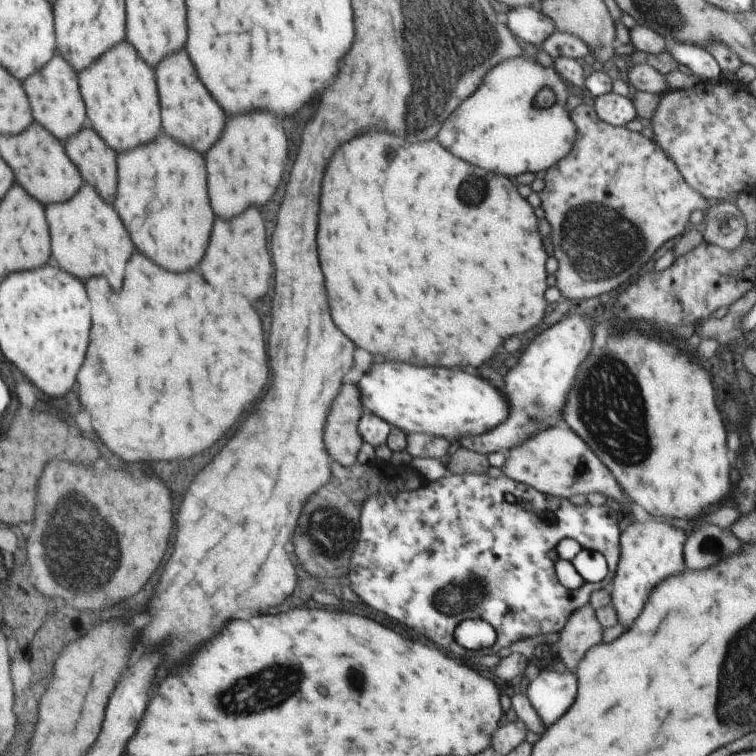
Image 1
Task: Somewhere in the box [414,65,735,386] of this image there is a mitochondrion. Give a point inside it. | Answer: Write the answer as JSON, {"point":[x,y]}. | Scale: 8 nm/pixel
{"point":[594,238]}

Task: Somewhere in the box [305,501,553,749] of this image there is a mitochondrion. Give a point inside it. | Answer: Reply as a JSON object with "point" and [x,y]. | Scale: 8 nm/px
{"point":[456,600]}

